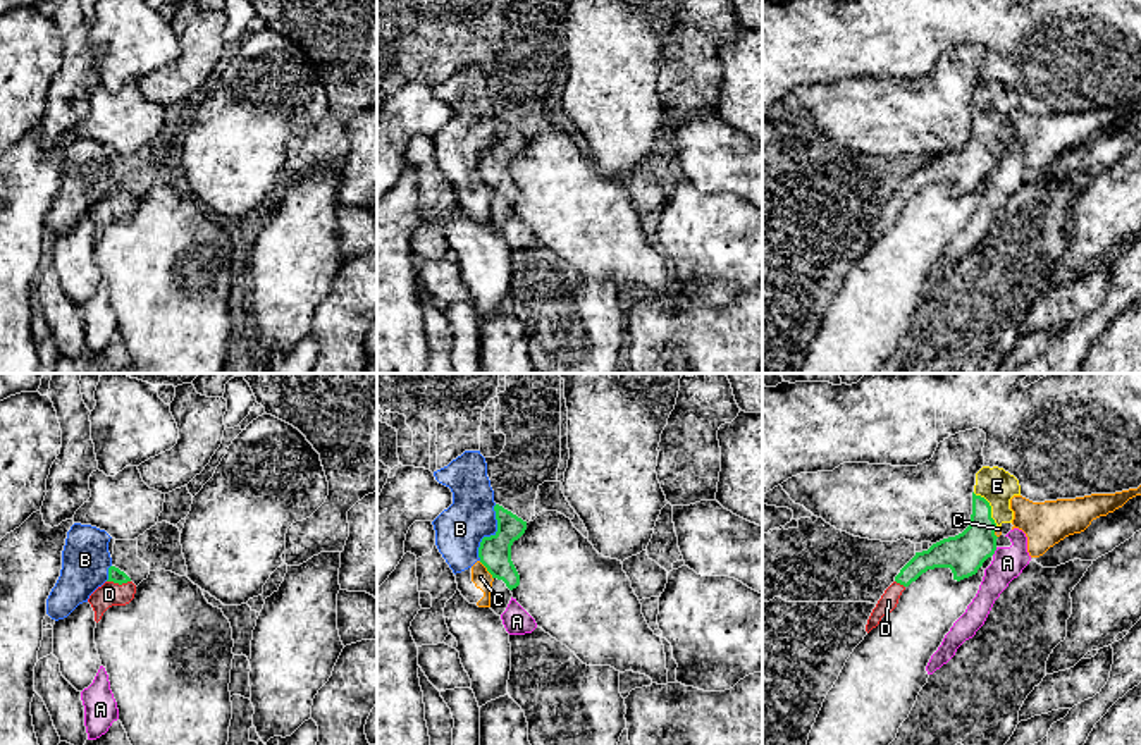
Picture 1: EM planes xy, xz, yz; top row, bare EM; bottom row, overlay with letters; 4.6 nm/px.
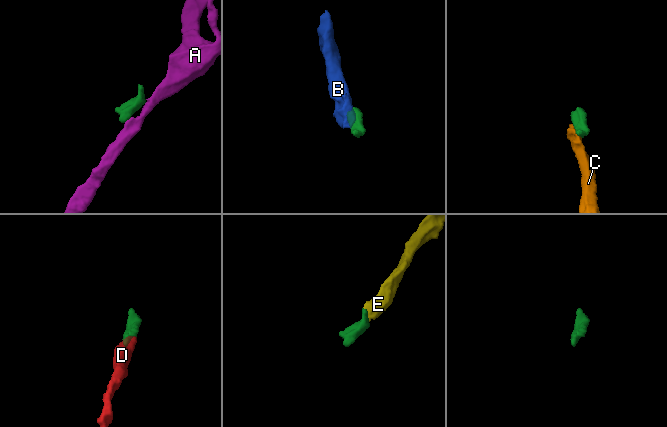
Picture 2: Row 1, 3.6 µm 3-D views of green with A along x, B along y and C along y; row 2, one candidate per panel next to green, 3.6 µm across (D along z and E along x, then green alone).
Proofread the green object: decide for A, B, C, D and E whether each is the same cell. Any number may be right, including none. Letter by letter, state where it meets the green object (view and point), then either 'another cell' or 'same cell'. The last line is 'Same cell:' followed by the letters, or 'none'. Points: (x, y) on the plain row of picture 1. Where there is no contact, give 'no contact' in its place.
A: contact yz (995, 164); another cell
B: contact xz (491, 150); another cell
C: contact xz (487, 184); another cell
D: contact xy (119, 198); same cell
E: contact yz (990, 121); same cell
Same cell: D, E

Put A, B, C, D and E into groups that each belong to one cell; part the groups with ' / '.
A / B C / D E

